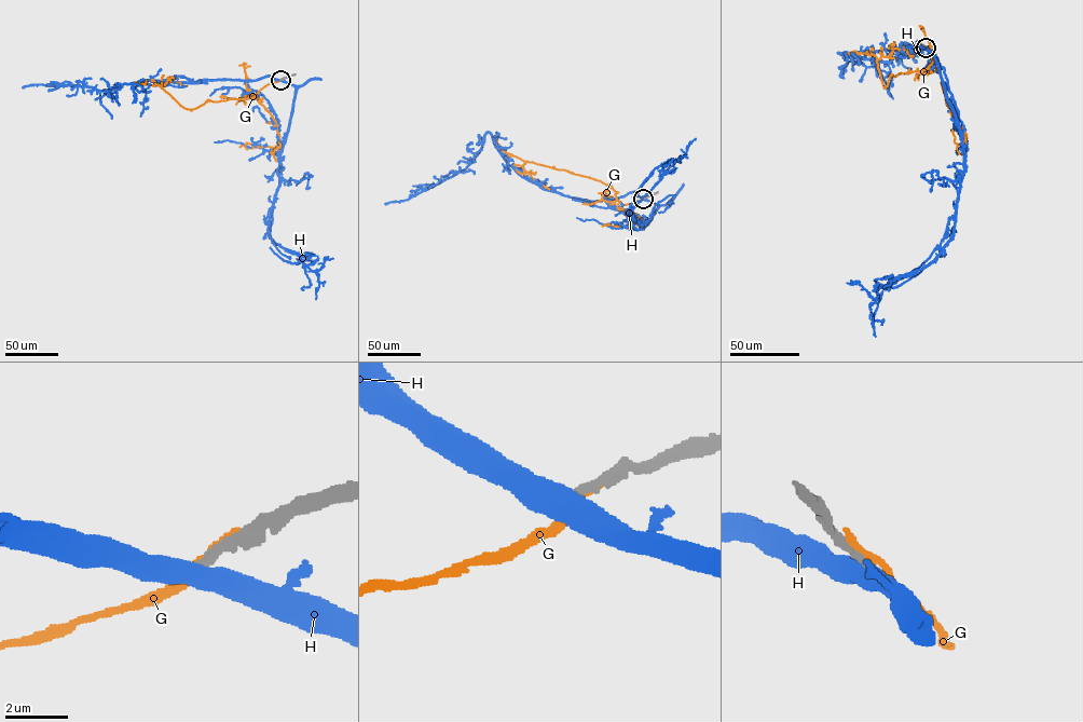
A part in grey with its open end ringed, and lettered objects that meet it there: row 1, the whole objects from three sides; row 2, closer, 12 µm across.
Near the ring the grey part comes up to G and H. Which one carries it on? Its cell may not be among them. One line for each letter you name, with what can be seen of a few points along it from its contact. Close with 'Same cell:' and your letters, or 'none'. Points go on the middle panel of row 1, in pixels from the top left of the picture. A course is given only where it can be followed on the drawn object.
Same cell: none

